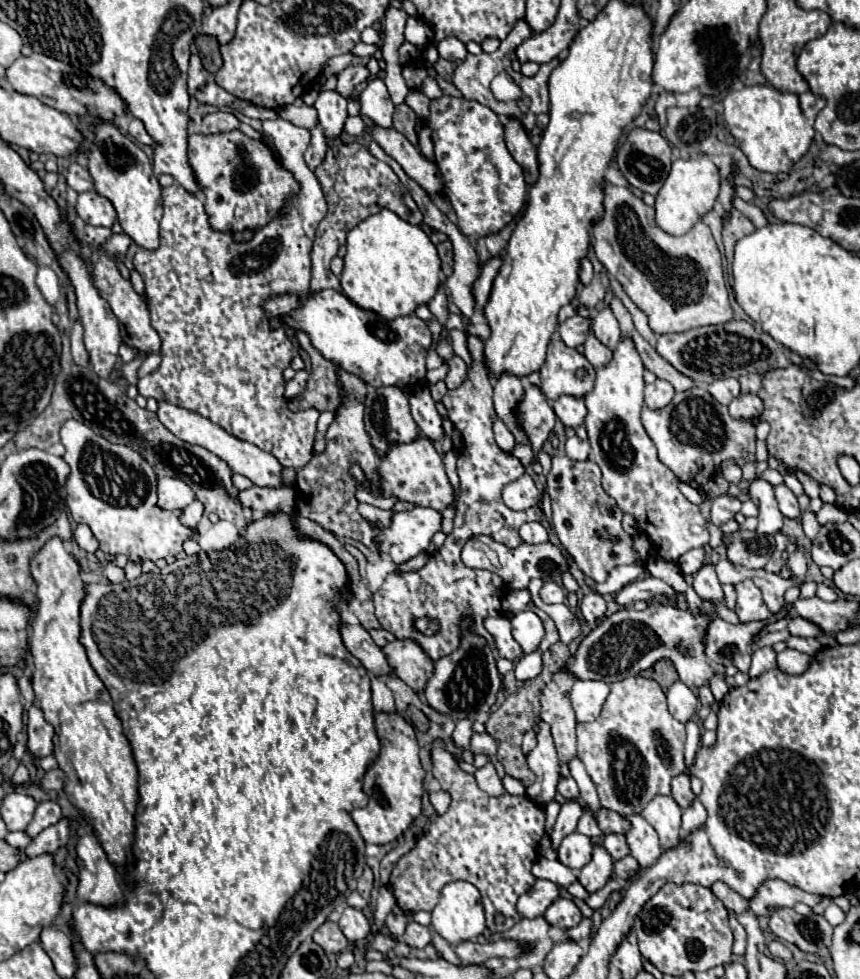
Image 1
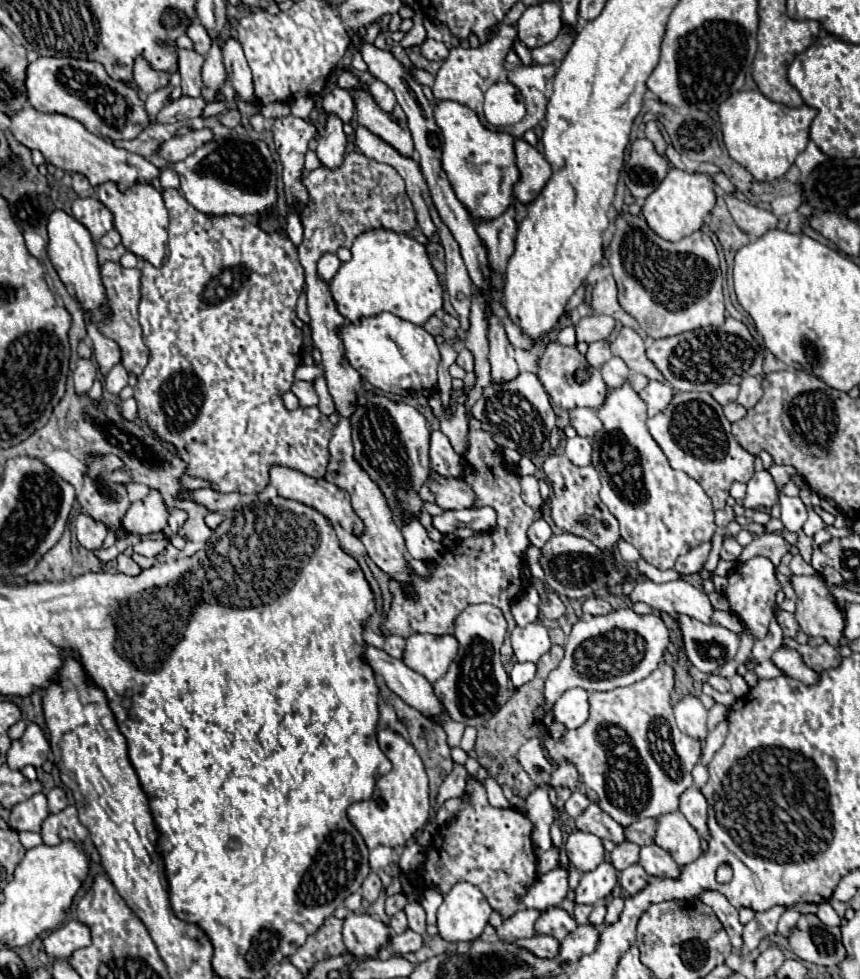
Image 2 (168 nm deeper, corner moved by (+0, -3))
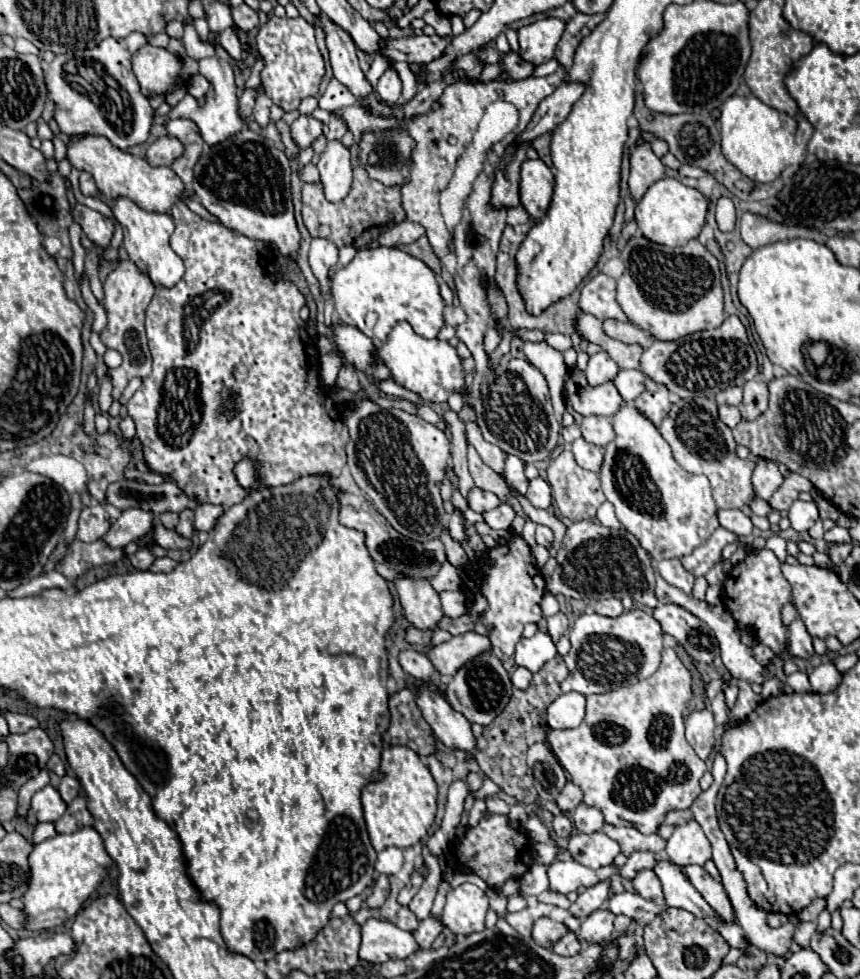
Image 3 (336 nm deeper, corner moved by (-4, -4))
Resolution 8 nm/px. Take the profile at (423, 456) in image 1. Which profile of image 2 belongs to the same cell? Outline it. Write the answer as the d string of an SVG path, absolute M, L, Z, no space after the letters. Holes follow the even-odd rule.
M432 473L432 477L438 483L428 483L428 487L434 491L436 495L436 503L442 509L468 509L474 507L474 491L470 491L470 485L462 479L444 479L436 473Z

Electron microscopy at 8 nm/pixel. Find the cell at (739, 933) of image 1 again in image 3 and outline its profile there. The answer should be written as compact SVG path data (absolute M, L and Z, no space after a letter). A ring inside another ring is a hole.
M686 866L682 870L686 872L686 876L690 876L690 882L702 894L702 898L714 908L718 918L726 924L734 924L736 922L734 908L728 900L728 894L726 894L722 882L714 880L702 866Z

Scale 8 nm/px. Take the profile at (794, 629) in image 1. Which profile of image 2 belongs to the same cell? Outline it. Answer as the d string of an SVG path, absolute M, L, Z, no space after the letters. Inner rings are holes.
M790 575L790 583L796 591L796 619L800 629L810 637L826 637L836 647L844 635L842 605L832 597L830 585L818 577Z

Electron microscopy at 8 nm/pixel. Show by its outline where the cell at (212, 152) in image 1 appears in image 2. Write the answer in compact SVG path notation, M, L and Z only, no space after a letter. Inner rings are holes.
M192 129L186 135L178 135L178 137L164 141L158 147L158 155L168 163L178 163L212 139L214 139L214 135L210 129Z

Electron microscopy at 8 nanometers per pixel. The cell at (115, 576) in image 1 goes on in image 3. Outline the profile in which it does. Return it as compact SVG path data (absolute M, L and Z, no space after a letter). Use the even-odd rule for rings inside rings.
M148 548L138 550L136 554L132 554L132 556L130 556L130 564L132 564L136 570L148 570L152 562L154 562L154 556L150 554L150 550L148 550Z

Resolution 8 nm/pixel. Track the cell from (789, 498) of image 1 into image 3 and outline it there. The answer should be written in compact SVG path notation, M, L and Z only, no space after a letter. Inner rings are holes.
M796 500L788 510L788 518L790 518L794 530L808 532L808 528L814 526L814 522L818 520L818 508L814 502Z

